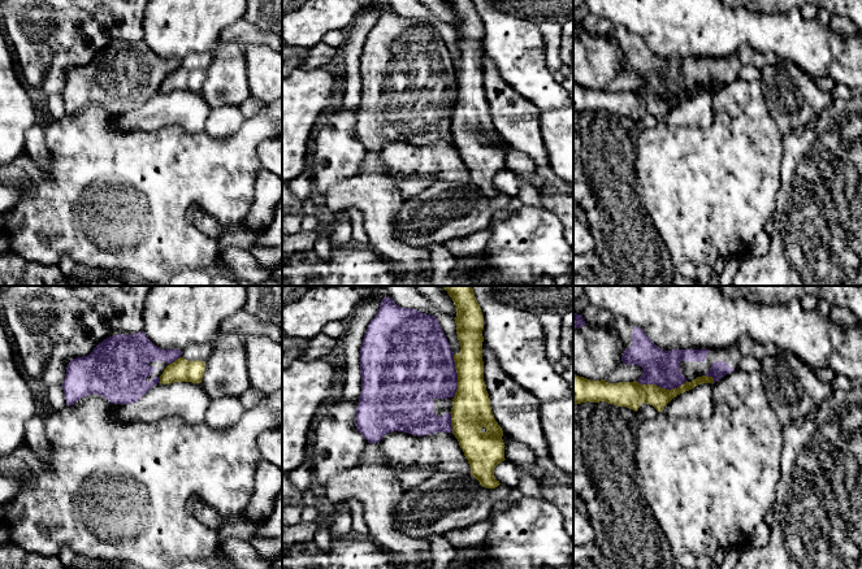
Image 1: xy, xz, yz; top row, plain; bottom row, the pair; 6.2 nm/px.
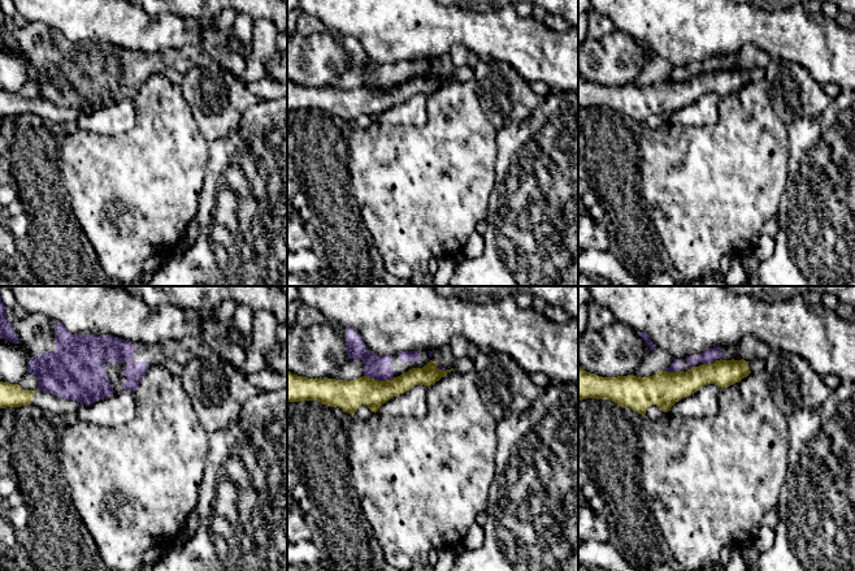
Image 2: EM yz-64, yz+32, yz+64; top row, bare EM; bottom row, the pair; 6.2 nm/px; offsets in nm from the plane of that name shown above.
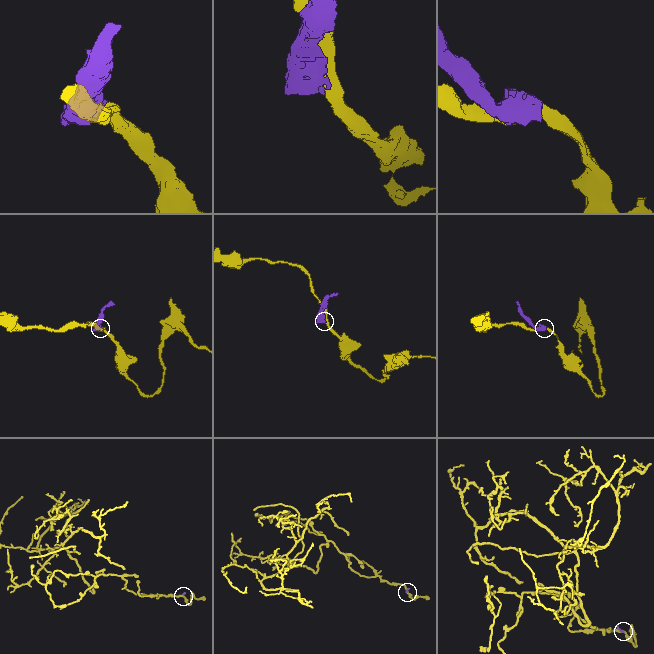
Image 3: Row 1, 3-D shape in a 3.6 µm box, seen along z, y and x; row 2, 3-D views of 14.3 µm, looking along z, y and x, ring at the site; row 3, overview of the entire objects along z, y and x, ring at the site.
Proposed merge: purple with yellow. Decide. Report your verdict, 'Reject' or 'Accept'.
Reject

